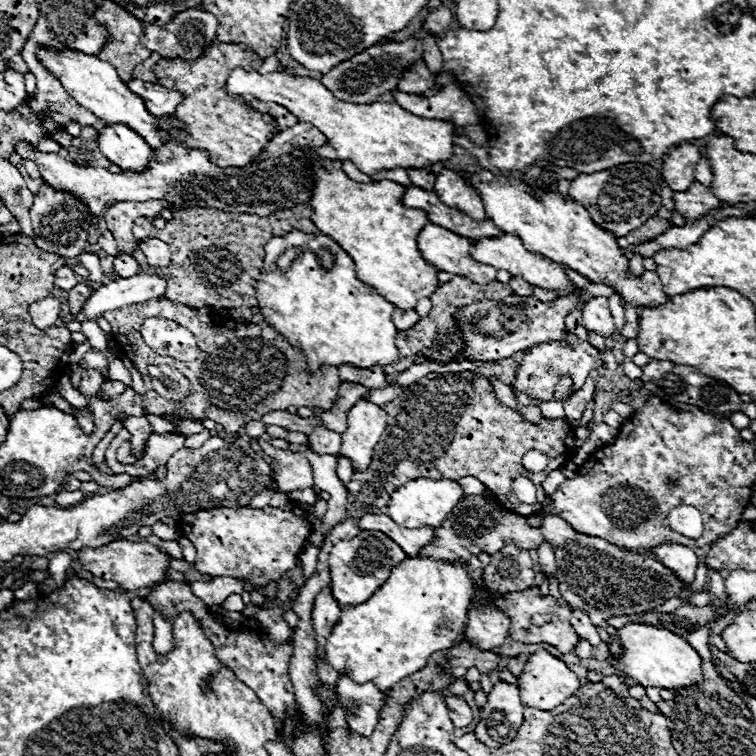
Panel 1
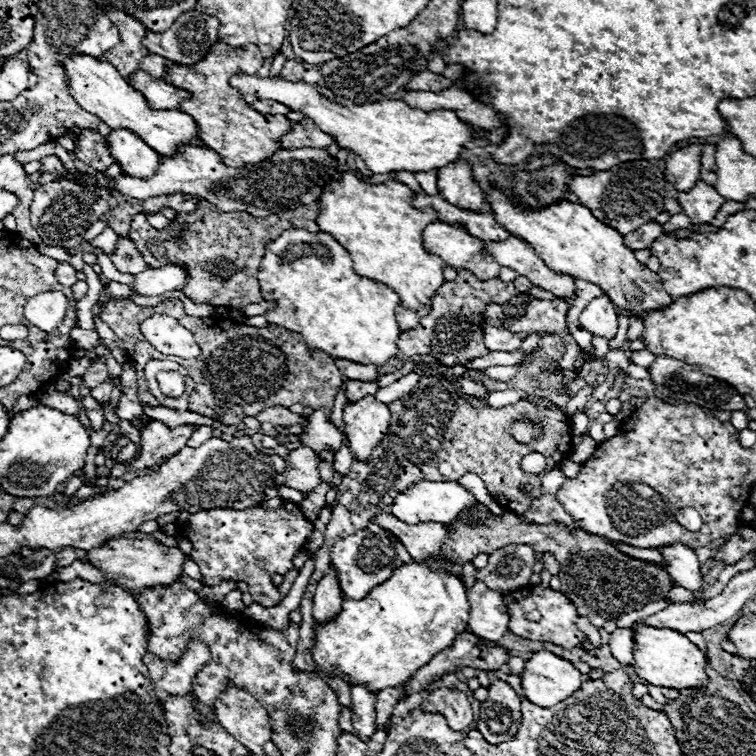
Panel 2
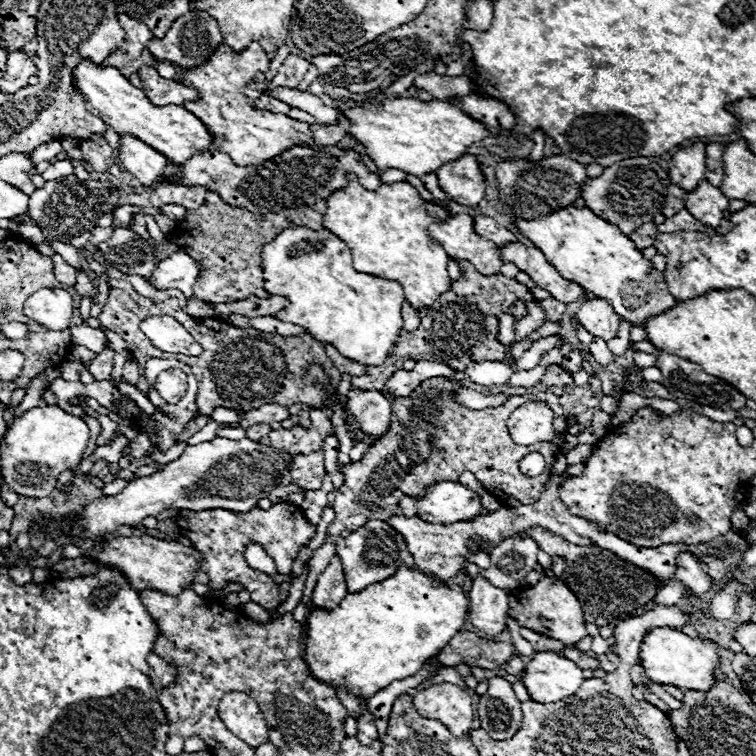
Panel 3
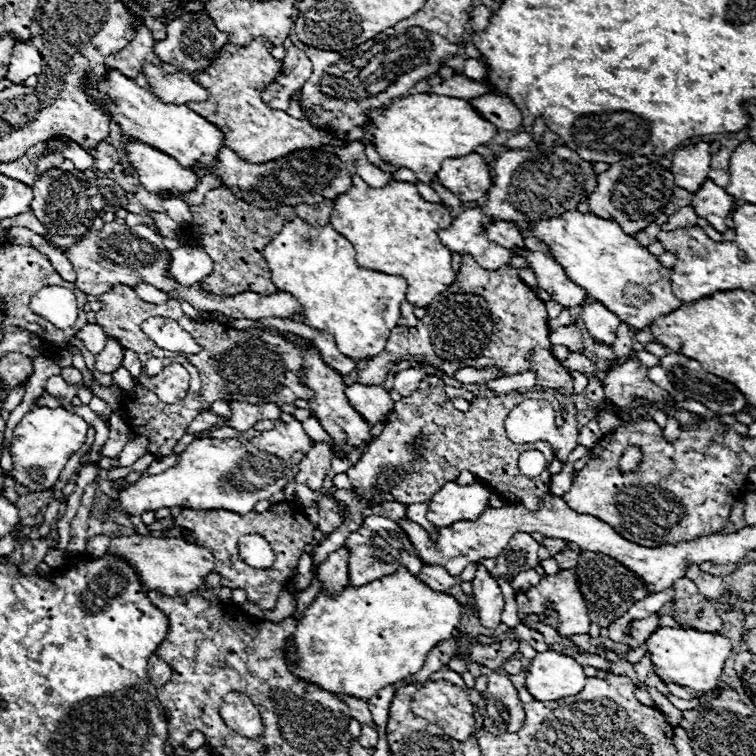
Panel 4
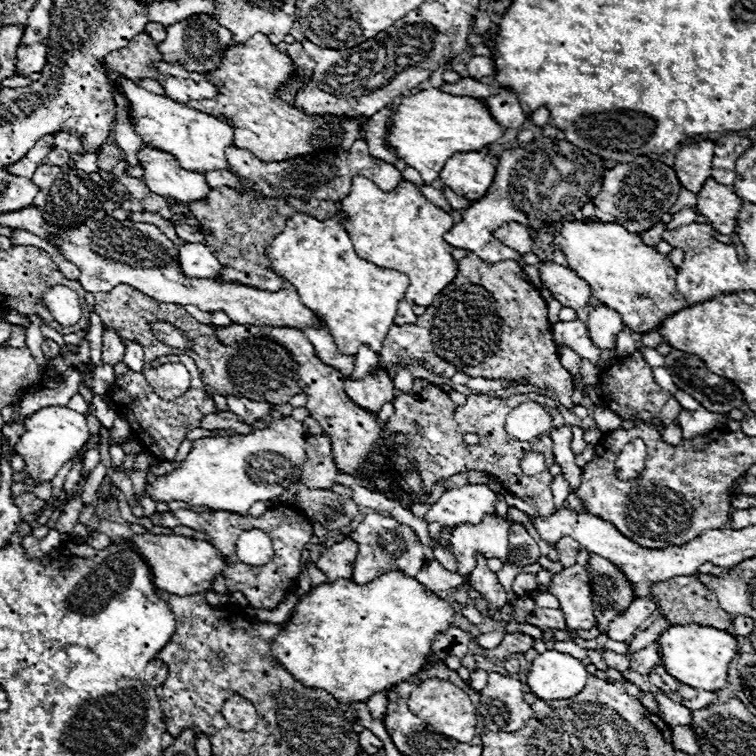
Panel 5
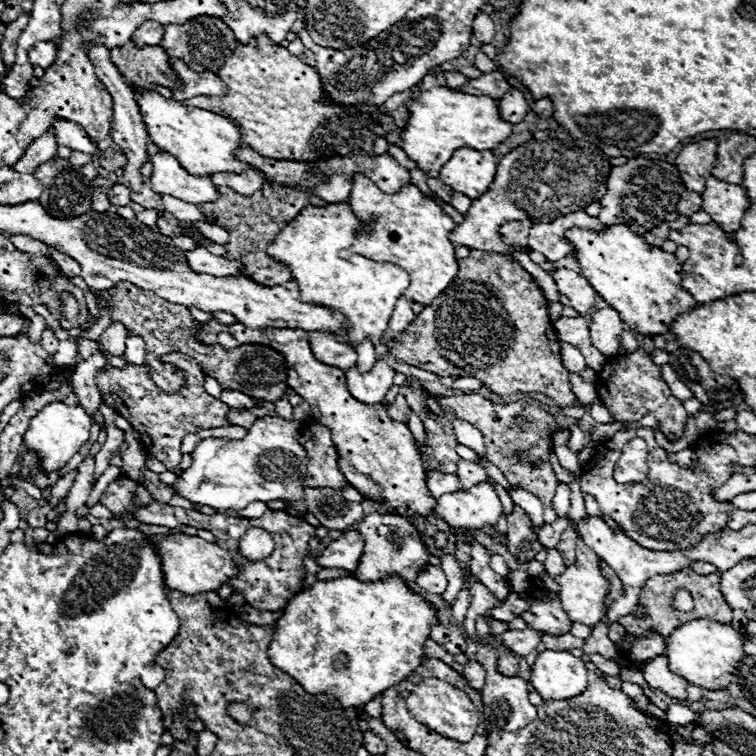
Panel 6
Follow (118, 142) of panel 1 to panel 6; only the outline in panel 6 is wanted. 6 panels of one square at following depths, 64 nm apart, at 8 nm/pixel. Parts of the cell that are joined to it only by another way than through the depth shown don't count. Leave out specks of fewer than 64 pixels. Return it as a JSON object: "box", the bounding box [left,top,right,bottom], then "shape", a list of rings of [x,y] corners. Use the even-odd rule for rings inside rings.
{"box":[150,152,218,204],"shape":[[[166,152],[154,154],[152,164],[154,164],[154,172],[150,176],[150,184],[154,192],[168,194],[192,204],[216,202],[218,188],[208,176],[198,178],[198,176],[188,174],[178,164],[178,160]]]}

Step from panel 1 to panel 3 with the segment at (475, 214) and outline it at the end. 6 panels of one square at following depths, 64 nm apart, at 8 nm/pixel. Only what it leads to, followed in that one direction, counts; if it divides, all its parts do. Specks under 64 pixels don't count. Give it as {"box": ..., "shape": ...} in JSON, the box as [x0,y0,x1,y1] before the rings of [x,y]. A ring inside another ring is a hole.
{"box":[436,154,484,206],"shape":[[[468,154],[458,162],[446,162],[442,170],[436,170],[440,188],[454,198],[458,204],[476,206],[484,198],[484,176],[476,156]]]}

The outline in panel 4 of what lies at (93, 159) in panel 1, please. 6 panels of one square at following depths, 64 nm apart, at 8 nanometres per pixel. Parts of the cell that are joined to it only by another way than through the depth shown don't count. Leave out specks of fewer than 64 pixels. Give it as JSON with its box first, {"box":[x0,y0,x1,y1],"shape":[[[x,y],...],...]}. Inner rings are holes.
{"box":[90,142,120,172],"shape":[[[102,142],[102,146],[96,146],[96,150],[90,152],[96,160],[96,170],[100,172],[110,172],[114,164],[120,162],[120,154],[114,146],[110,146],[108,142]]]}

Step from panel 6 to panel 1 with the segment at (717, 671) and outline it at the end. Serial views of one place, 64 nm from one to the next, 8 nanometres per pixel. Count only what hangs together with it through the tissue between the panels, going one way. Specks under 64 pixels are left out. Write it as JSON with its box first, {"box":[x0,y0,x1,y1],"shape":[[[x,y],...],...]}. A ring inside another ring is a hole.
{"box":[616,624,702,690],"shape":[[[628,624],[618,630],[618,636],[626,648],[626,654],[622,660],[616,660],[616,664],[628,678],[636,678],[640,686],[678,690],[682,686],[702,682],[702,658],[682,636],[666,628],[646,624]]]}

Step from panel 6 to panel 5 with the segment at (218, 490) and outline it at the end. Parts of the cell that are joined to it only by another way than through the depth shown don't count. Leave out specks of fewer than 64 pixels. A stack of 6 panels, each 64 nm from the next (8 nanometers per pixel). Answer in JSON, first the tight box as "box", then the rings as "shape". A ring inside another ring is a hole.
{"box":[146,416,306,514],"shape":[[[291,416],[272,418],[264,430],[254,428],[246,436],[200,438],[192,442],[192,452],[186,456],[184,464],[174,472],[158,476],[152,486],[146,486],[146,492],[154,500],[182,500],[192,506],[246,514],[254,502],[268,502],[280,496],[292,484],[300,484],[300,468],[306,459],[305,444],[302,422]],[[272,452],[278,456],[278,460],[286,462],[286,466],[270,468]]]}

